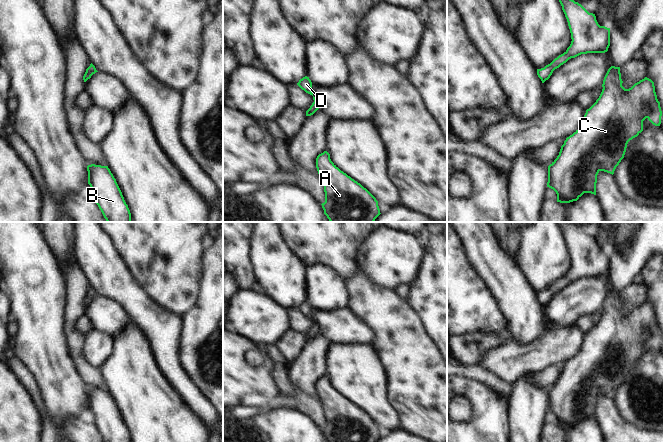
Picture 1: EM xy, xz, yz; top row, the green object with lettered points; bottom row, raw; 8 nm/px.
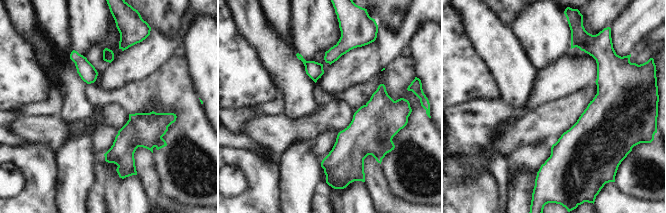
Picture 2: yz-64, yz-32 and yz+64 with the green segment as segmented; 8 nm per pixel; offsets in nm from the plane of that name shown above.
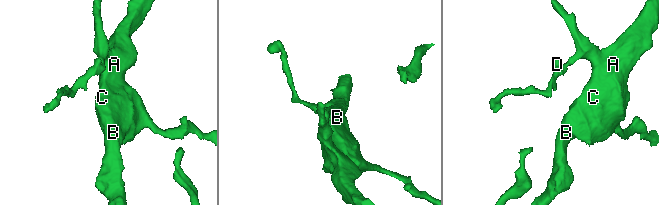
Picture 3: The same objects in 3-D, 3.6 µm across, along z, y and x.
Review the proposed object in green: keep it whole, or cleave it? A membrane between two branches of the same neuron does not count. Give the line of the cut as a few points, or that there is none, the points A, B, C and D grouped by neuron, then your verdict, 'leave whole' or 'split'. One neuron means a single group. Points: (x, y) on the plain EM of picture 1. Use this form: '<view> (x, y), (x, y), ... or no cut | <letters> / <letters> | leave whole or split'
no cut | A B C D | leave whole

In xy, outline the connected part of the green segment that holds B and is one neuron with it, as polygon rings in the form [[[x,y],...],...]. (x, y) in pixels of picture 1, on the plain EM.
[[[87,390],[88,408],[94,415],[94,425],[104,442],[131,442],[122,416],[108,390]]]

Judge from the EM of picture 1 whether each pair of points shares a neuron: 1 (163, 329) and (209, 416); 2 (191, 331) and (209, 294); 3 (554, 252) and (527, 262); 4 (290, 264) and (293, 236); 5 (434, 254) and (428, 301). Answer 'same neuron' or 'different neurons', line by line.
1: same neuron
2: same neuron
3: same neuron
4: different neurons
5: same neuron

